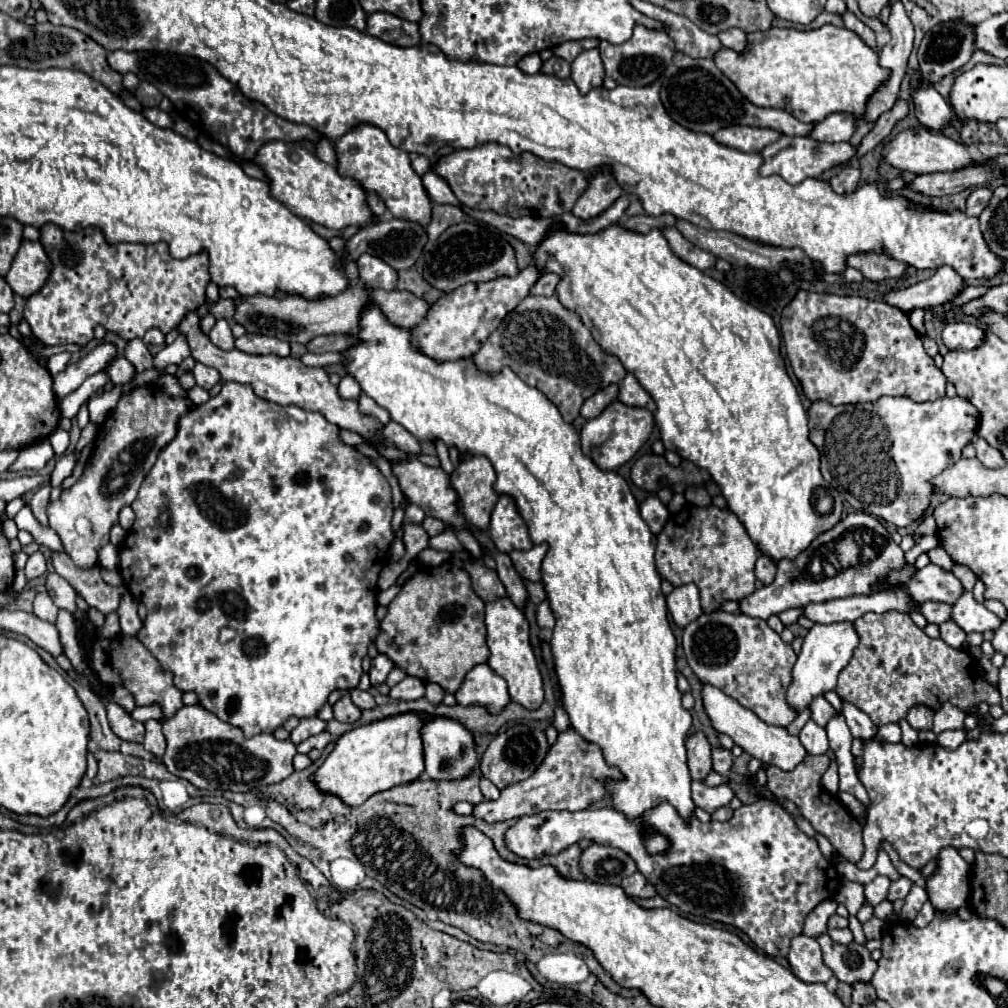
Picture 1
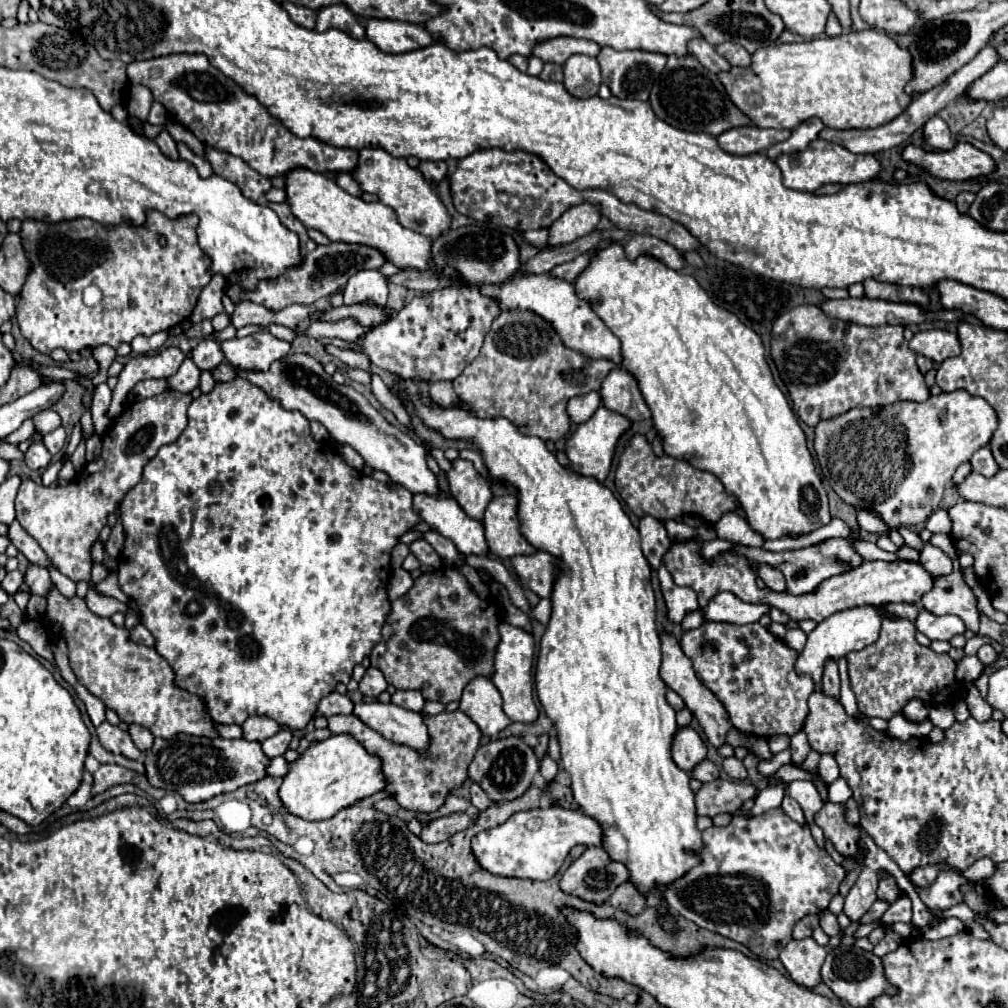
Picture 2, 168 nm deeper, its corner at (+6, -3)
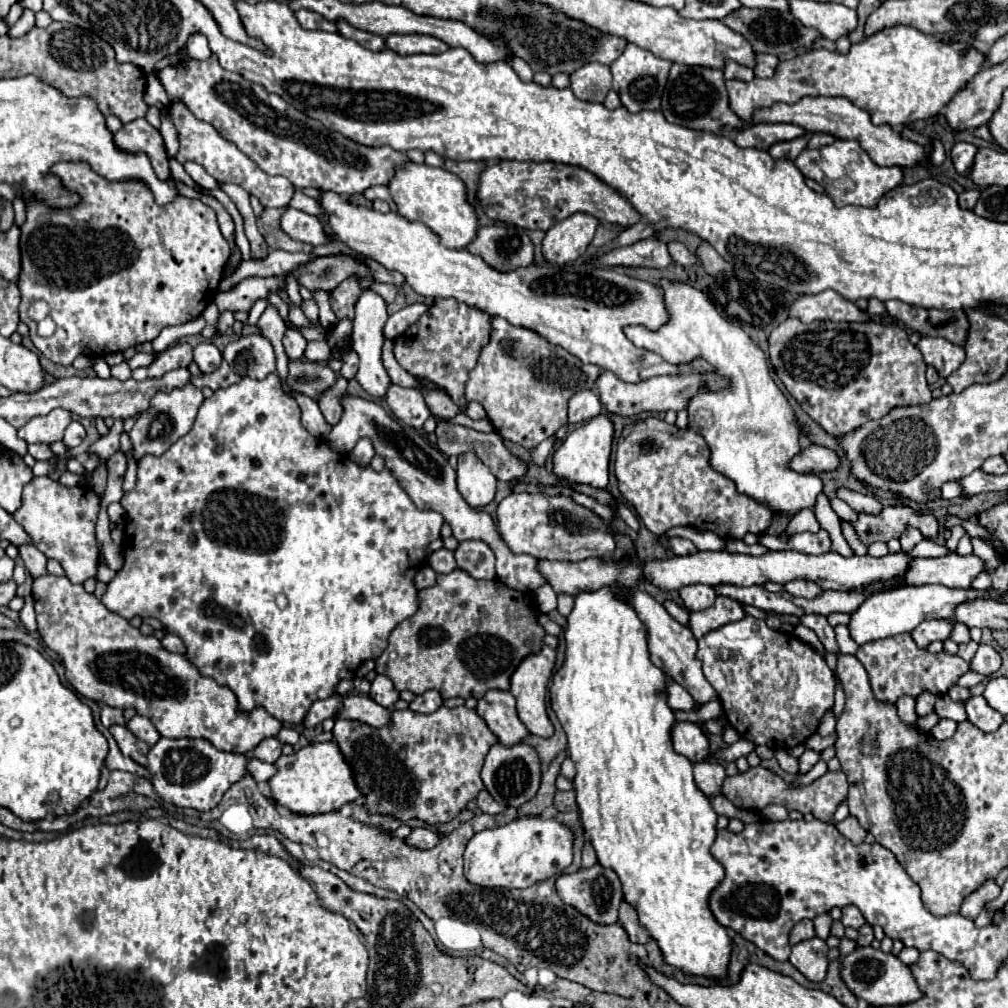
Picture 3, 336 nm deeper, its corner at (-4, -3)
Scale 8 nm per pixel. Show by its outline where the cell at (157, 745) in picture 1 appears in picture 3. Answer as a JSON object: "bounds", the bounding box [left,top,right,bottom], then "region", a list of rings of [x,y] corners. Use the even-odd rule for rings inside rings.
{"bounds":[127,715,159,747],"region":[[[135,715],[129,723],[127,723],[127,727],[129,727],[129,731],[133,731],[133,735],[137,735],[137,739],[141,739],[141,741],[145,741],[149,747],[153,747],[157,741],[159,741],[159,733],[157,733],[157,729],[149,723],[149,719],[145,719],[145,717],[141,717],[141,715]]]}

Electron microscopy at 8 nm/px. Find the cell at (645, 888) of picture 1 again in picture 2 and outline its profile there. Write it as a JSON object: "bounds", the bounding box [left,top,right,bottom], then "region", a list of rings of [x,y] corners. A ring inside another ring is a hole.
{"bounds":[609,883,645,915],"region":[[[623,883],[615,889],[615,893],[611,895],[609,903],[619,909],[625,911],[629,915],[639,915],[645,909],[645,897],[635,889],[635,885],[631,883]]]}

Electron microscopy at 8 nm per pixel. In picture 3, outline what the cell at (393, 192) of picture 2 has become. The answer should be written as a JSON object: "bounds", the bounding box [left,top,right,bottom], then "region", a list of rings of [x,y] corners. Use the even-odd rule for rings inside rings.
{"bounds":[387,161,477,249],"region":[[[405,161],[395,167],[395,175],[387,183],[387,189],[397,205],[399,215],[425,223],[445,247],[465,249],[465,245],[475,239],[477,215],[473,207],[467,203],[465,185],[461,183],[461,179],[457,179],[457,175],[445,169],[429,167],[425,163]]]}

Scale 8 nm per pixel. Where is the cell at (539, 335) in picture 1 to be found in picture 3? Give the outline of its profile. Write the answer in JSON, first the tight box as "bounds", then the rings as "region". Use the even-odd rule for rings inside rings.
{"bounds":[465,317,603,449],"region":[[[493,317],[491,325],[491,341],[483,347],[477,367],[469,373],[465,397],[483,405],[489,421],[503,439],[533,449],[555,435],[559,427],[567,425],[569,399],[577,391],[595,389],[603,369],[581,363],[565,349],[553,347],[539,333],[527,327],[515,327],[503,317]]]}

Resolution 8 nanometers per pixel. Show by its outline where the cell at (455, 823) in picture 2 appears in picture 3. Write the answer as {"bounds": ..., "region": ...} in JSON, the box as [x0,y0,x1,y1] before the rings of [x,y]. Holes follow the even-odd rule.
{"bounds":[405,827,443,849],"region":[[[417,827],[411,831],[411,835],[405,839],[409,845],[415,845],[419,849],[431,849],[435,845],[439,845],[443,839],[443,835],[439,835],[437,831],[433,829],[427,829],[427,827]]]}

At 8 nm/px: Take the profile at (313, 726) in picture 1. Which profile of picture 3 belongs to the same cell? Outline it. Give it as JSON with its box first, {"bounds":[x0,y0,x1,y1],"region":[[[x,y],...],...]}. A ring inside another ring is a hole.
{"bounds":[253,737,283,763],"region":[[[269,737],[269,739],[261,741],[261,743],[255,747],[253,755],[255,755],[257,759],[261,759],[261,761],[275,763],[275,761],[281,757],[281,747],[283,747],[283,743],[281,743],[277,737]]]}

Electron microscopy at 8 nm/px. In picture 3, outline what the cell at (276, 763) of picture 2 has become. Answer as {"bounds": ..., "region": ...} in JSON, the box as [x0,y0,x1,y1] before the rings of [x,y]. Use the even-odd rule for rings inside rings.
{"bounds":[249,757,277,783],"region":[[[253,757],[253,759],[249,761],[249,773],[253,775],[255,781],[265,783],[265,781],[269,781],[269,779],[277,773],[277,767],[275,767],[273,763],[265,763],[265,761]]]}

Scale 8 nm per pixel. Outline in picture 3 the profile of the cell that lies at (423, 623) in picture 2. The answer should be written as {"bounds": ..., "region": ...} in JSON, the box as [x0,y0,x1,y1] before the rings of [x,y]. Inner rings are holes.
{"bounds":[375,569,545,699],"region":[[[455,569],[449,575],[437,575],[433,587],[419,591],[419,609],[413,617],[401,621],[391,637],[389,647],[377,657],[375,671],[387,675],[397,691],[409,689],[415,695],[427,689],[437,689],[443,699],[449,697],[475,697],[479,699],[489,689],[509,689],[509,675],[517,663],[541,647],[545,631],[535,619],[535,603],[531,595],[513,591],[501,581],[479,581],[467,571]]]}

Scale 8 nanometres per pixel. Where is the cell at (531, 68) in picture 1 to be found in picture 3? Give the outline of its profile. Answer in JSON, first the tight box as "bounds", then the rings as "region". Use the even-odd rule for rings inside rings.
{"bounds":[511,57,533,81],"region":[[[513,57],[511,59],[511,67],[515,69],[515,73],[519,75],[521,81],[531,81],[533,79],[533,71],[531,71],[529,63],[525,63],[521,57]]]}

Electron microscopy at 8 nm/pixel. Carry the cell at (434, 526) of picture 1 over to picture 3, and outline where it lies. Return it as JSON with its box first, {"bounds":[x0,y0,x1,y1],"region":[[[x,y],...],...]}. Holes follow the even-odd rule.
{"bounds":[455,541,497,579],"region":[[[461,541],[455,549],[457,567],[467,571],[475,579],[497,579],[495,553],[483,541]]]}

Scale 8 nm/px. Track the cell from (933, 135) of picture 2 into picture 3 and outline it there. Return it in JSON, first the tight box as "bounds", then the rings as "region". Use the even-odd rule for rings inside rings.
{"bounds":[951,141,977,175],"region":[[[959,141],[953,145],[951,149],[951,159],[953,159],[953,165],[959,173],[967,175],[969,167],[973,165],[973,157],[977,153],[977,147],[971,145],[971,143],[965,143],[965,141]]]}

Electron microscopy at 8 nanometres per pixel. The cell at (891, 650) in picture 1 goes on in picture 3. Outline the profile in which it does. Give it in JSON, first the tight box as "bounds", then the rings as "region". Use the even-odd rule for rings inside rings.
{"bounds":[855,633,969,703],"region":[[[901,633],[877,643],[865,643],[859,647],[855,657],[863,663],[871,681],[873,695],[879,703],[897,703],[899,697],[917,697],[923,691],[943,695],[959,681],[963,673],[969,671],[969,665],[959,655],[949,655],[947,651],[933,655],[927,649],[917,647],[911,633]]]}

